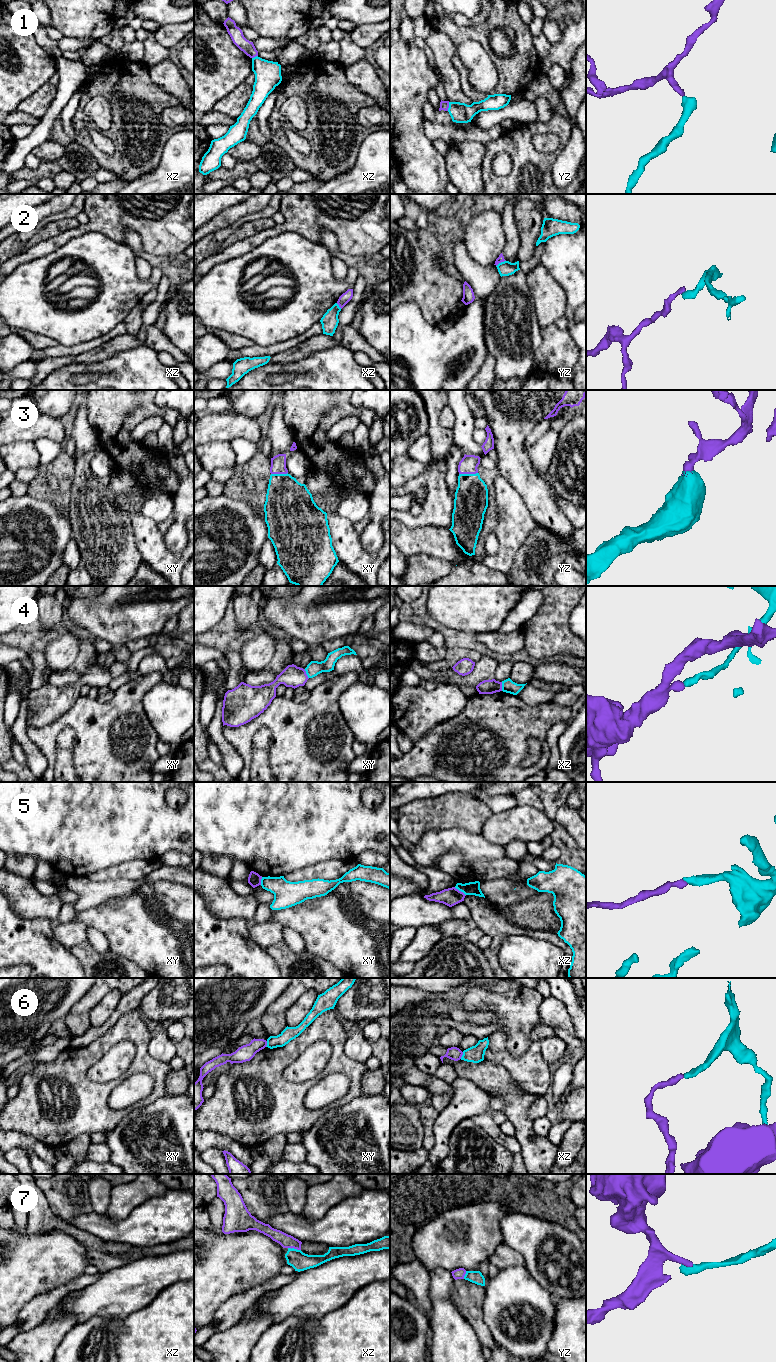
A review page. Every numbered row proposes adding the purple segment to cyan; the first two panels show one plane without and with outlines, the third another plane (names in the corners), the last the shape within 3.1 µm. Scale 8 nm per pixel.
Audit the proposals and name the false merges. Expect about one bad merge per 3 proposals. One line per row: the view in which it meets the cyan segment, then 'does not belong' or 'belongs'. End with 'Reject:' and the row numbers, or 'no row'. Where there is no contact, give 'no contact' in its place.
1: contact in yz; does not belong
2: contact in yz; does not belong
3: contact in yz; belongs
4: contact in xy; does not belong
5: contact in xz; does not belong
6: contact in xz; does not belong
7: contact in xz; belongs
Reject: 1, 2, 4, 5, 6

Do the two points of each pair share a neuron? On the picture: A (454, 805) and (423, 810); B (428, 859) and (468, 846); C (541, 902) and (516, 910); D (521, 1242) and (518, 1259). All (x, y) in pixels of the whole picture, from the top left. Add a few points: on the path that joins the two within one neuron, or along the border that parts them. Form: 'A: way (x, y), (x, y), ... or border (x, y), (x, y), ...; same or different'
A: way (446, 810), (431, 810); same
B: way (438, 849), (442, 845), (458, 845); same
C: way (535, 908), (533, 910), (522, 910); same
D: border (503, 1242), (514, 1248), (523, 1257), (525, 1265); different

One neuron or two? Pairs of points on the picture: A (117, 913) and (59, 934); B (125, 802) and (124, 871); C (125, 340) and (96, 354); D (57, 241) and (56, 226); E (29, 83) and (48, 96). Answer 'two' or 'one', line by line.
A: two
B: two
C: one
D: two
E: two

